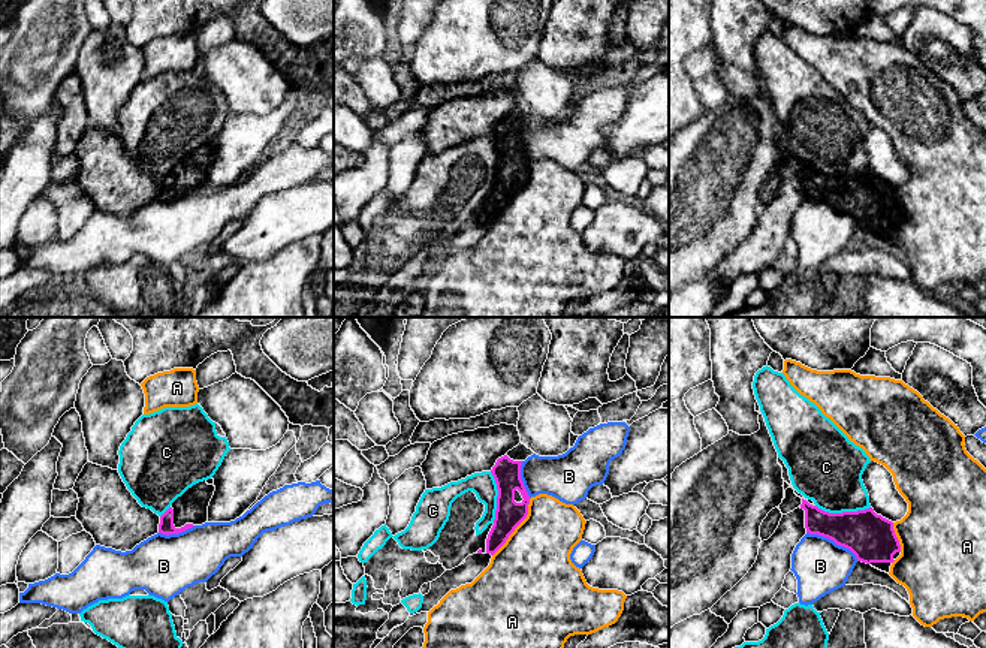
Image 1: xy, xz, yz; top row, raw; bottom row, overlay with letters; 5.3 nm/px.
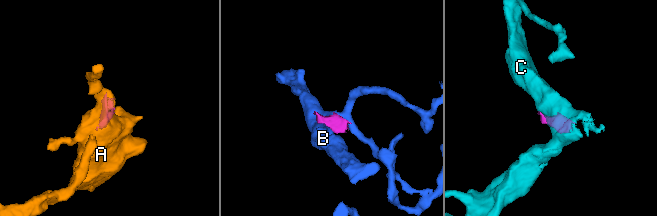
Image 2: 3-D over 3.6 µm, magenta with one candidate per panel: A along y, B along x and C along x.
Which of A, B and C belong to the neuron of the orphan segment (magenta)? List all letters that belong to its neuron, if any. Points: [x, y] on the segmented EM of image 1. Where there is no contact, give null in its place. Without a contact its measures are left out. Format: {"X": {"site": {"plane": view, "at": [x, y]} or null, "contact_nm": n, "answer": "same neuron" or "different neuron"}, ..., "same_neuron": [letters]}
{"A": {"site": {"plane": "xz", "at": [516, 526]}, "contact_nm": 380, "answer": "different neuron"}, "B": {"site": {"plane": "yz", "at": [834, 540]}, "contact_nm": 320, "answer": "different neuron"}, "C": {"site": {"plane": "yz", "at": [843, 512]}, "contact_nm": 300, "answer": "different neuron"}, "same_neuron": []}

